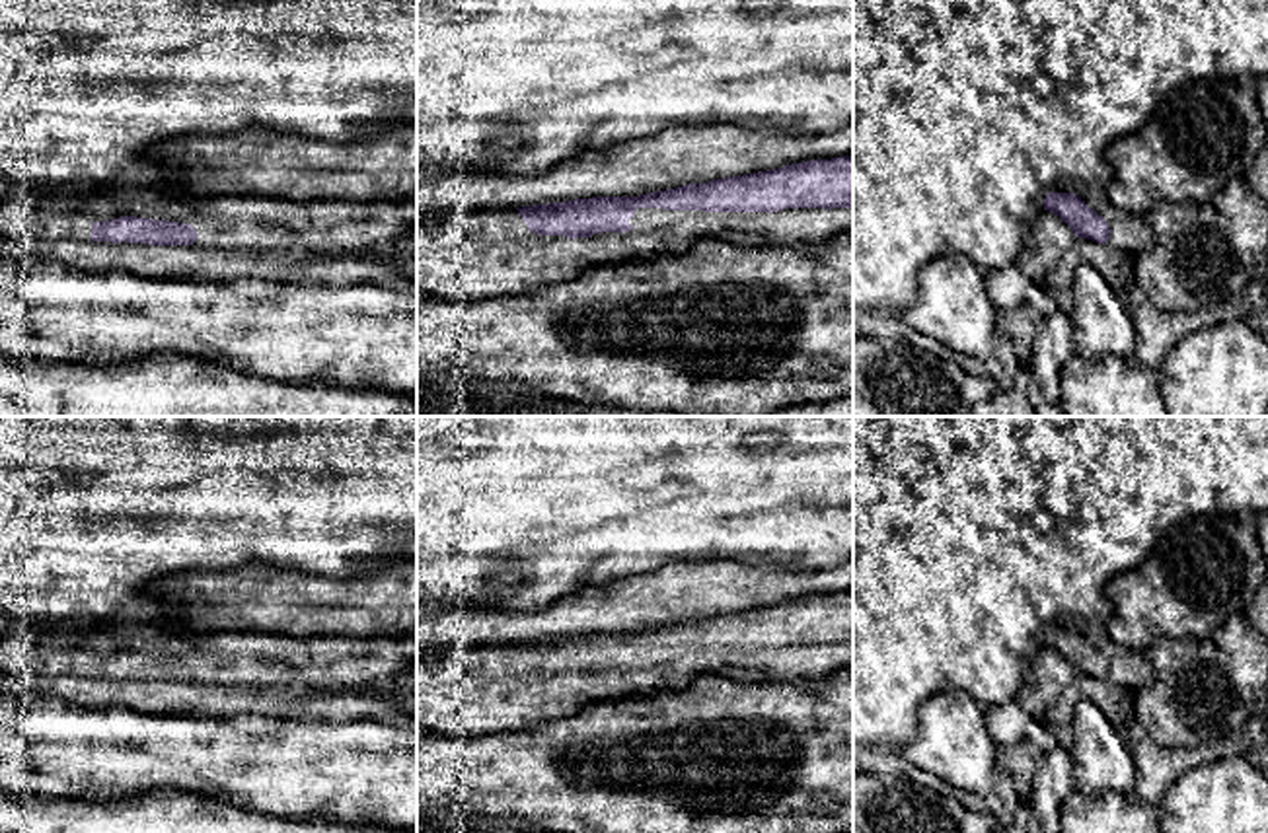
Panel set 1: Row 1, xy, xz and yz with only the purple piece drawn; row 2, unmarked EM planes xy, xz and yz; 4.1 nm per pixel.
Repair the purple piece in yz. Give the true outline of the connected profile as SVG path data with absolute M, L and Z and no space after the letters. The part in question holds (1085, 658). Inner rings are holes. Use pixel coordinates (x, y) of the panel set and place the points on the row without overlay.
M1048 629L1044 646L1060 652L1077 673L1108 679L1130 693L1141 691L1153 677L1153 668L1143 652L1122 646L1118 658L1110 664L1108 658L1075 629Z

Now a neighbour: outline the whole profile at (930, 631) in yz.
M853 416L853 745L902 749L915 738L915 714L921 703L935 693L962 689L989 710L1007 701L1017 701L1030 664L1044 648L1048 629L1075 629L1089 644L1102 652L1110 666L1120 648L1108 633L1114 607L1104 588L1120 572L1137 566L1161 535L1175 525L1200 516L1235 516L1241 512L1268 516L1268 416Z

